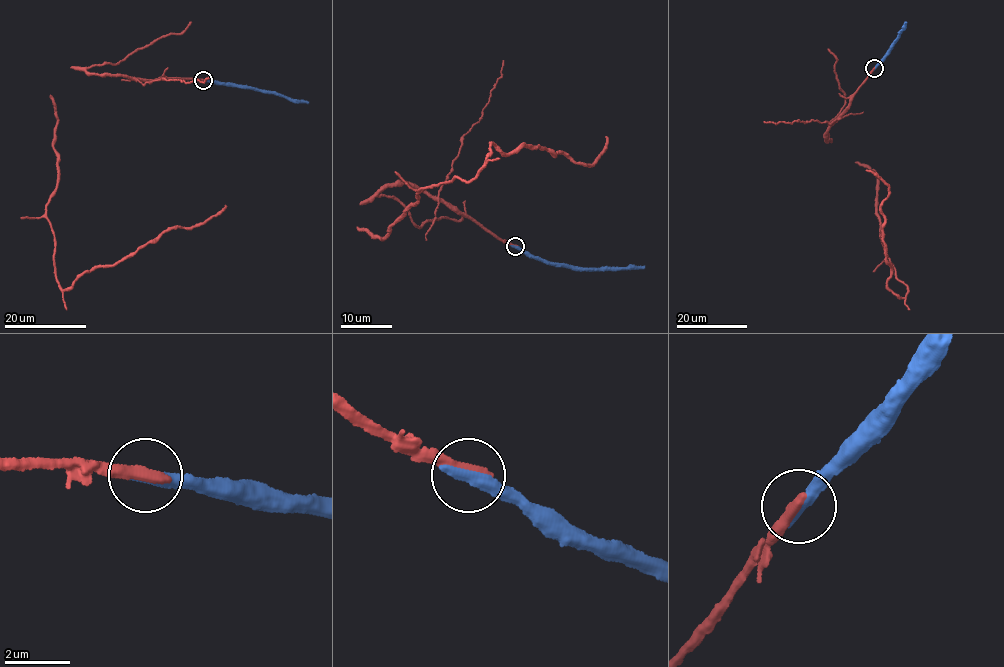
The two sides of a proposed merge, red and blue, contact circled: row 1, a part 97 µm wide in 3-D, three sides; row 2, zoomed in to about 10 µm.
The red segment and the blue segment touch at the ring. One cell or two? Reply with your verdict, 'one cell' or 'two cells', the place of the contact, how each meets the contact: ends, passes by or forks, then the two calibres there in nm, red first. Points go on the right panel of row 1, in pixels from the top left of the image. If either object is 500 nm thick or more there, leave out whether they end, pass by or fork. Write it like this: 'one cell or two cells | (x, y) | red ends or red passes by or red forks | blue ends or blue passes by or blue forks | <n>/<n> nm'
one cell | (874, 68) | red ends | blue ends | 400/400 nm

